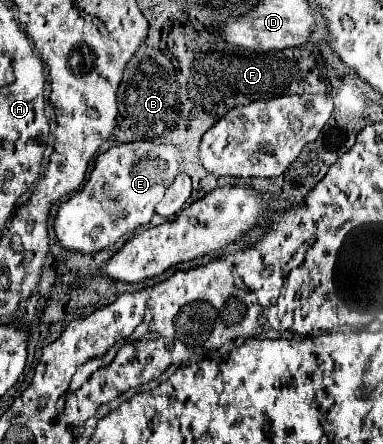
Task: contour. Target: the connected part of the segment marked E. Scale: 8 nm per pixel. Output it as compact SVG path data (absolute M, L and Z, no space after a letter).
M136 140L132 144L118 144L98 154L94 168L82 188L60 204L52 228L60 246L78 252L98 252L114 244L134 228L146 226L156 214L154 208L162 200L166 186L182 166L176 162L176 148L166 144L152 144Z

